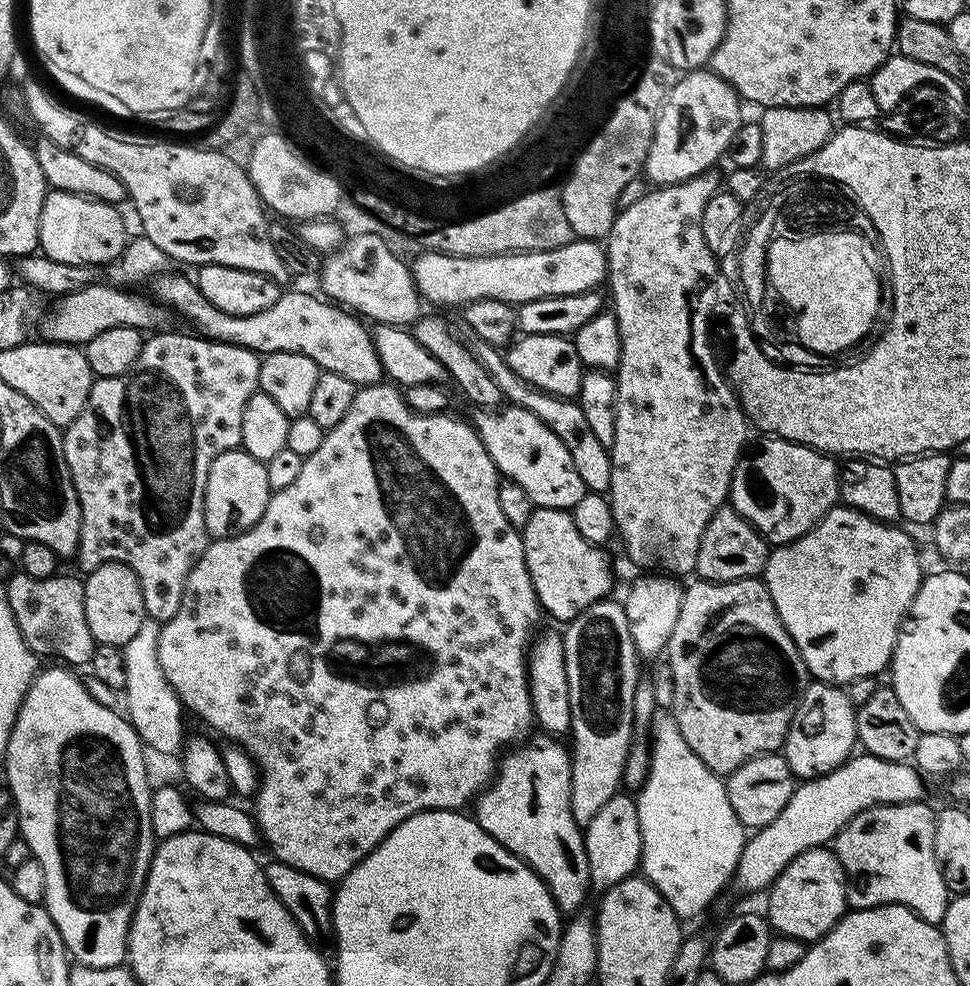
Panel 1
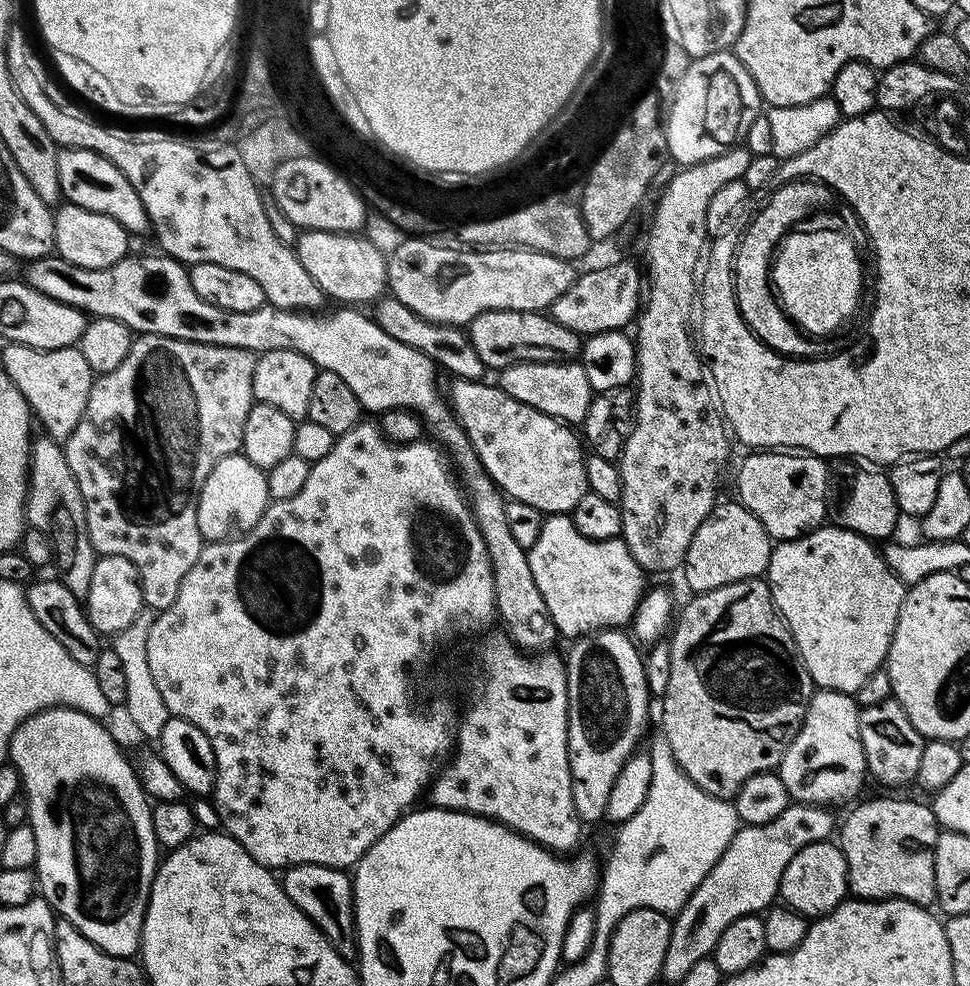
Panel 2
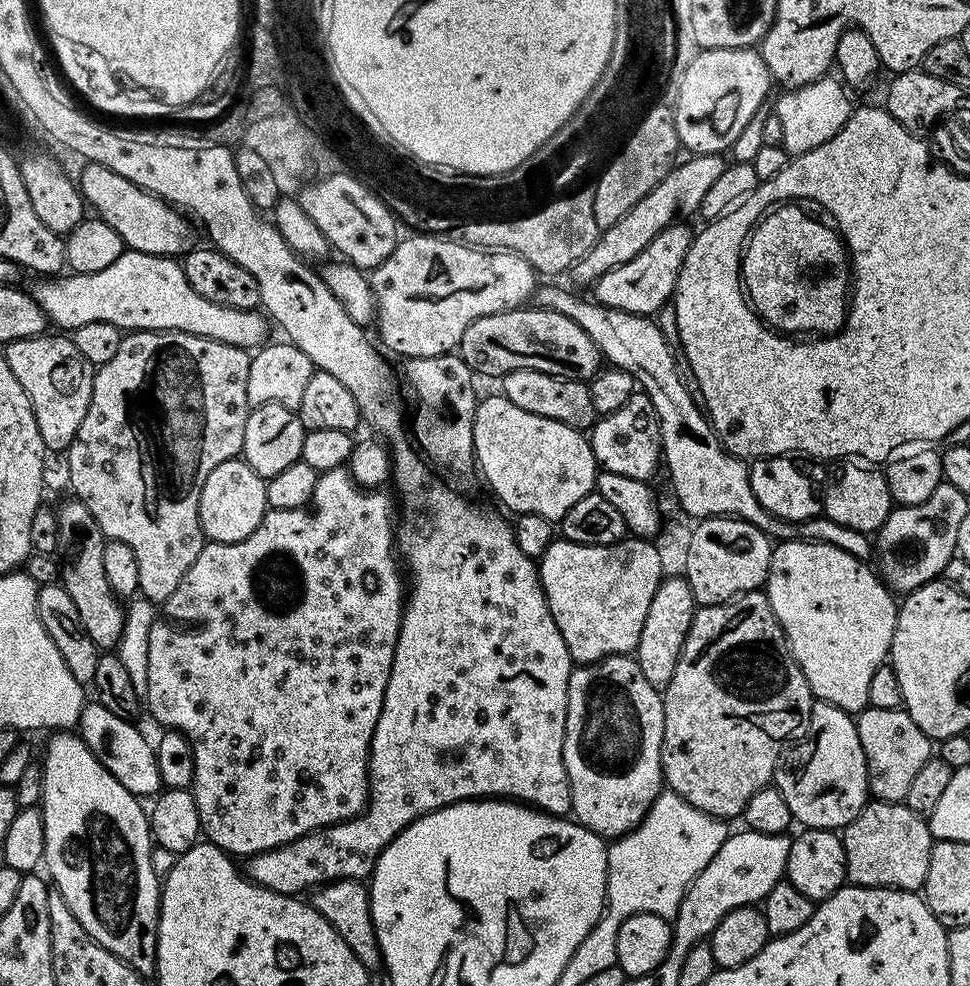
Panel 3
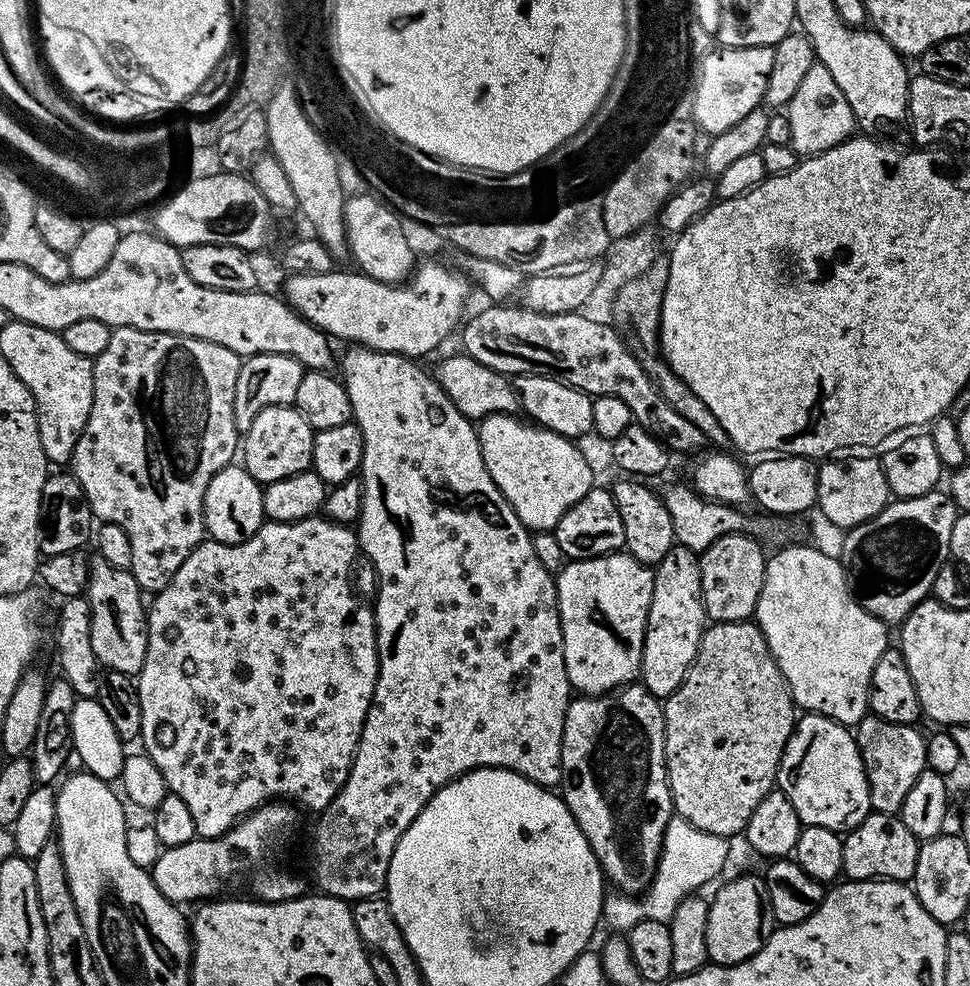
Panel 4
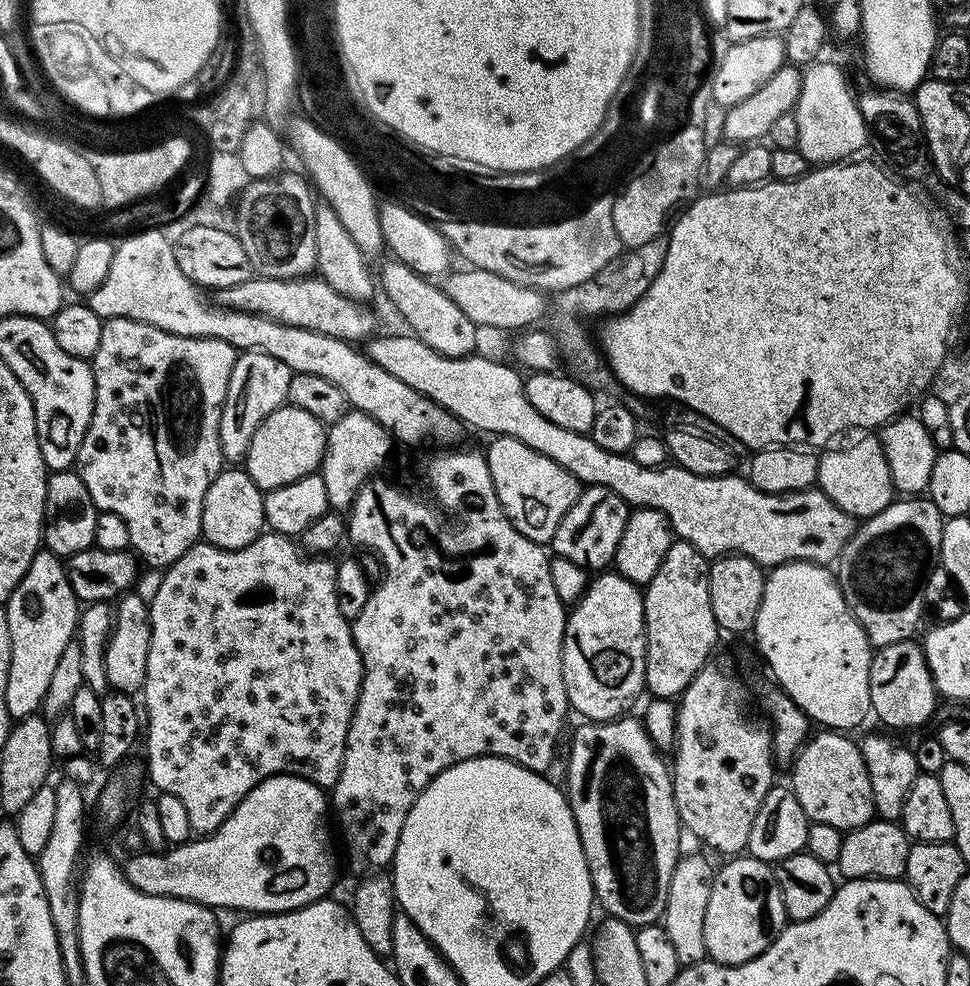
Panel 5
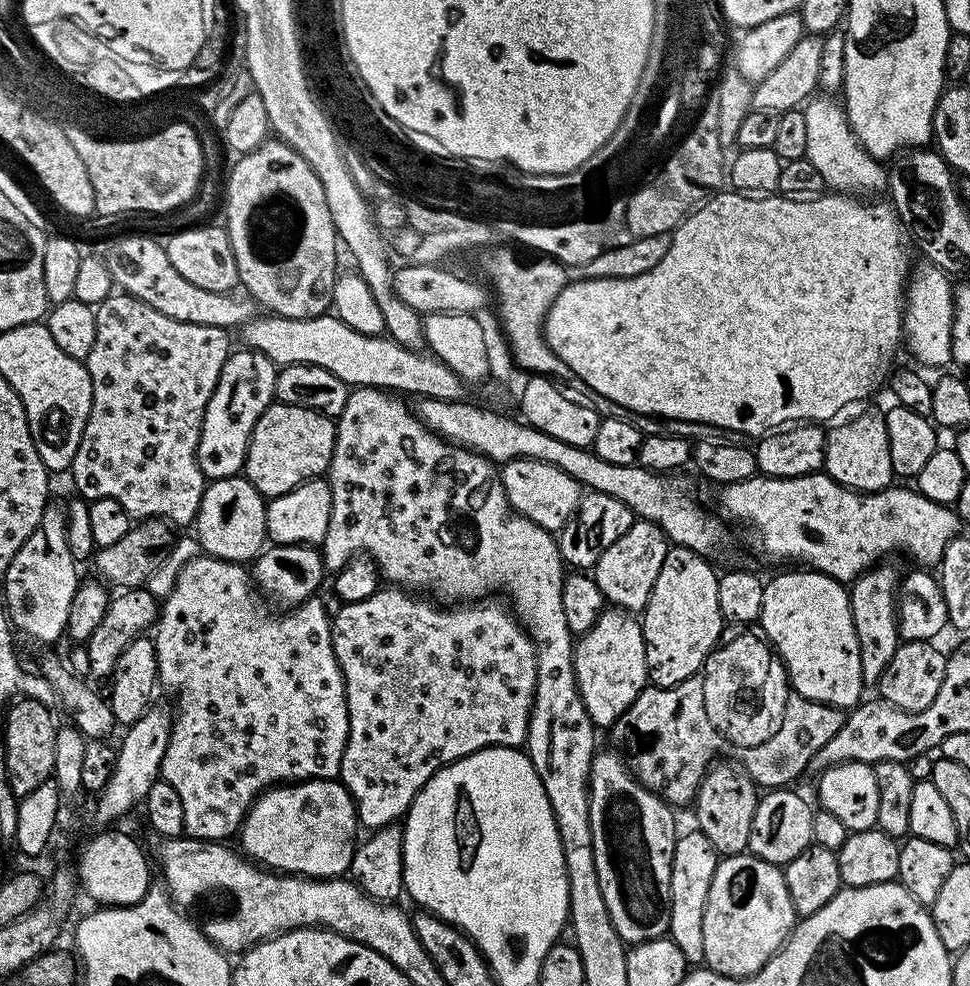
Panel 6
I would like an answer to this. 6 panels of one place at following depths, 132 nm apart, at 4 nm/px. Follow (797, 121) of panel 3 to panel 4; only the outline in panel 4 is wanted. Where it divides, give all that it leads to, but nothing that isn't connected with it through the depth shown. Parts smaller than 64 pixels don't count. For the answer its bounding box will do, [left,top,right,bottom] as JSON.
[786,62,856,158]

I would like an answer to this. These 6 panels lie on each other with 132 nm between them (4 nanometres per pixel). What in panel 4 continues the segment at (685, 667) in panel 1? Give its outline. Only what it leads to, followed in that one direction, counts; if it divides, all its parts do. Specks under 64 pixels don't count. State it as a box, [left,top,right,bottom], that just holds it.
[662,620,798,838]

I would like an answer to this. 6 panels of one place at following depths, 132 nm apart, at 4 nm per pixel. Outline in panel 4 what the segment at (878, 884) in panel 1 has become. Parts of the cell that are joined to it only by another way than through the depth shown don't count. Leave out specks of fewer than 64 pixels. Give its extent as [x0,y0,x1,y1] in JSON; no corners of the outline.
[843,812,921,881]

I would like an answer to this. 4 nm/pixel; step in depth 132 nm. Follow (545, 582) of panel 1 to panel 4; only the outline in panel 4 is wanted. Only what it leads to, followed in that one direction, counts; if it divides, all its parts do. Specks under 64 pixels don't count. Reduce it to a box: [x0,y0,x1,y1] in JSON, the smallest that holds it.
[555,550,654,696]

